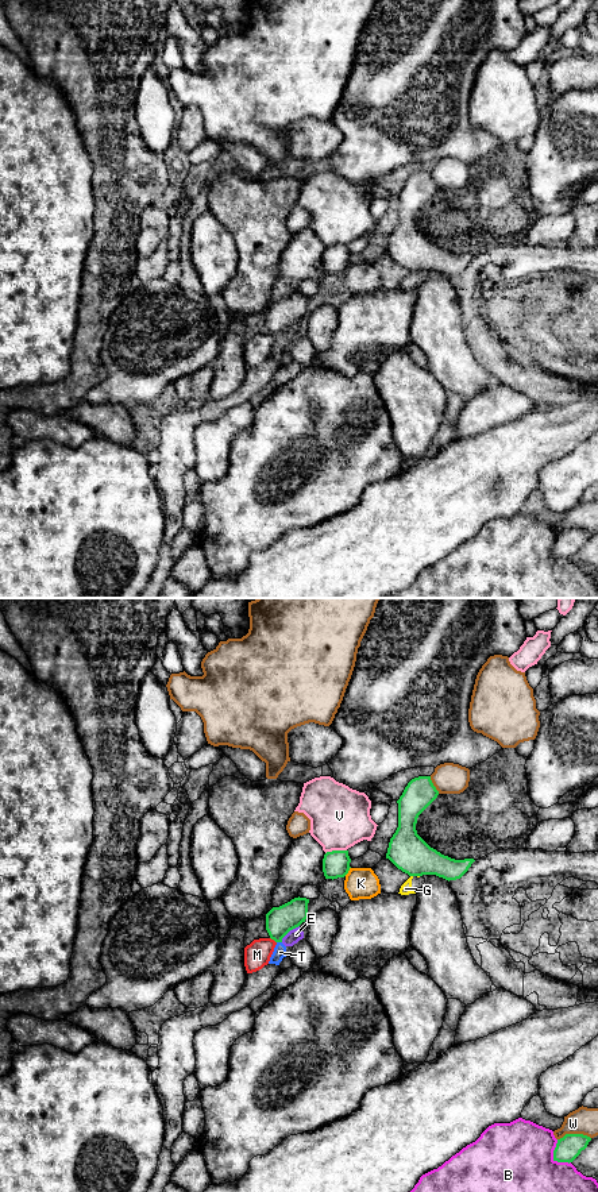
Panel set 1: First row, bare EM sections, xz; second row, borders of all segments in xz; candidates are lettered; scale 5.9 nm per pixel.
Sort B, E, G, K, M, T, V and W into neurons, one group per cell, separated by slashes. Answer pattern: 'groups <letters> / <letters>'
groups B / E T / G / K / M / V / W

